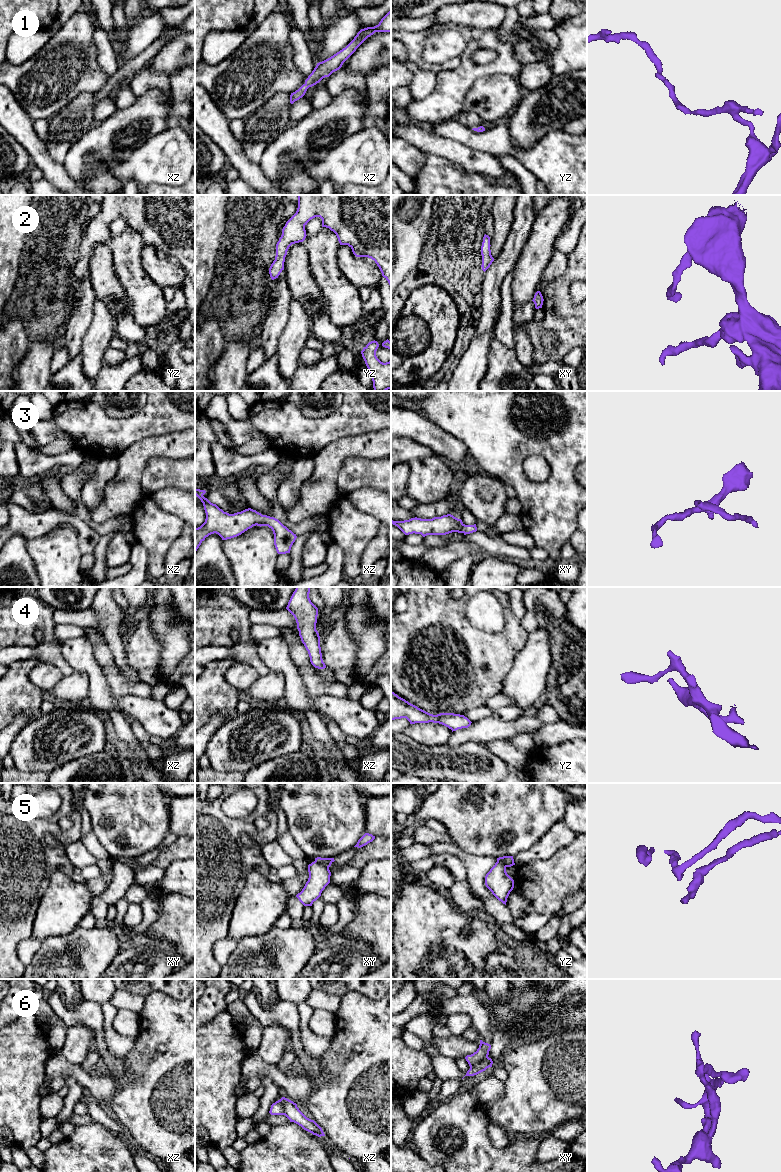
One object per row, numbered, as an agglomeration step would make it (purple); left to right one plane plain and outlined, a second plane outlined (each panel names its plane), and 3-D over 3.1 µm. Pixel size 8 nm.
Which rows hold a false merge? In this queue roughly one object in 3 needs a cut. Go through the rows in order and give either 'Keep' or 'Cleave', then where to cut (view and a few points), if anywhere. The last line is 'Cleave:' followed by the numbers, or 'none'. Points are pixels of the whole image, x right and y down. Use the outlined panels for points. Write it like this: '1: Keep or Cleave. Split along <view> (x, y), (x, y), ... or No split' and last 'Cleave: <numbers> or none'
1: Keep. No split
2: Keep. No split
3: Keep. No split
4: Keep. No split
5: Cleave. Split along xy (315, 860), (328, 868)
6: Cleave. Split along xy (488, 1057), (470, 1068)
Cleave: 5, 6

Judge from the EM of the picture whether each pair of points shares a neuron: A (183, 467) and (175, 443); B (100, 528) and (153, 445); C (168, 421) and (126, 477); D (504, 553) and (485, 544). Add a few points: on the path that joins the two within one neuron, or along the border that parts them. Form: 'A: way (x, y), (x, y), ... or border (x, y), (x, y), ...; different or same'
A: border (184, 457), (156, 458); different
B: border (88, 511), (96, 522), (105, 522), (123, 514); different
C: border (181, 431), (147, 436), (136, 443); different
D: way (499, 548), (490, 545); same

